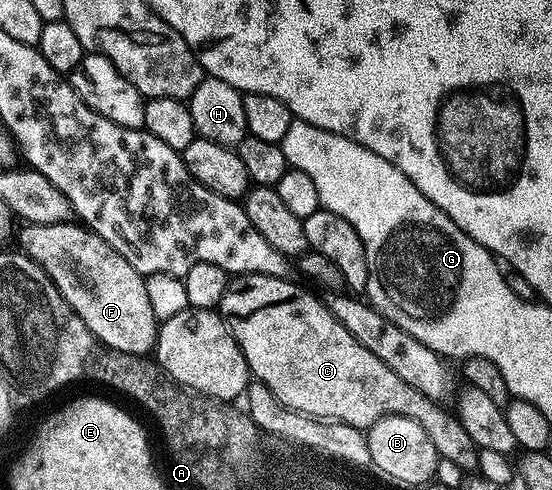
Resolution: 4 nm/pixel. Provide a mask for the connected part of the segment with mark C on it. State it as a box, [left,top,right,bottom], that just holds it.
[218,274,480,471]

